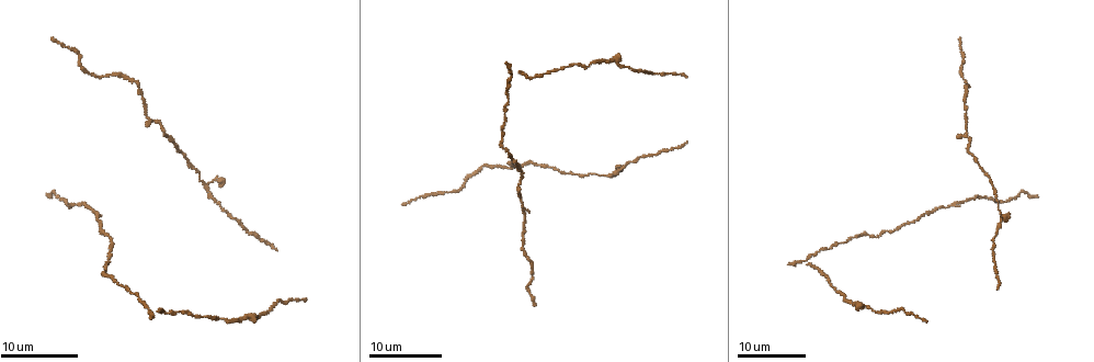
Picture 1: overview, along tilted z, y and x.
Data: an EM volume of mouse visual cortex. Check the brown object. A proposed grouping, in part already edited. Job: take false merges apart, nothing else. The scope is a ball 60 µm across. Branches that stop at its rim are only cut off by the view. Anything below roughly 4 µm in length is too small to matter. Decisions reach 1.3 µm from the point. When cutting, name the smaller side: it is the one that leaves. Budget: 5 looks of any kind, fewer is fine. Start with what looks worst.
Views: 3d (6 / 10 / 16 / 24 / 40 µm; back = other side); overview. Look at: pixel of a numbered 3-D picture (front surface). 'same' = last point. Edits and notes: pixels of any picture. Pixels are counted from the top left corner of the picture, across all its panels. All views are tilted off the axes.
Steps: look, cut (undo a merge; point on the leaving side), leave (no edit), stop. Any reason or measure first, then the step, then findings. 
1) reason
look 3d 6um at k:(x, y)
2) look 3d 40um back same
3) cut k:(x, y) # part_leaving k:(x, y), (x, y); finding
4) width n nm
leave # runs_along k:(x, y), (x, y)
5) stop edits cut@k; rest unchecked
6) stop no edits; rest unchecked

thick turns thin
look 3d 16um at 1:(865, 305)

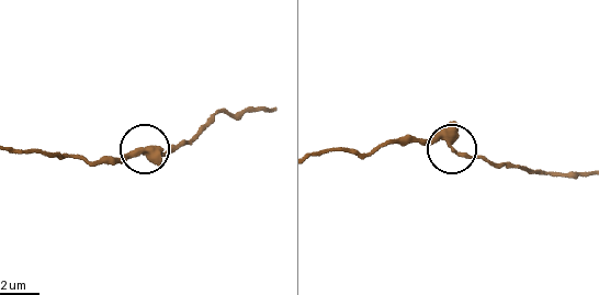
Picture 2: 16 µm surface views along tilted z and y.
closer look
look 3d 6um at 2:(458, 155)

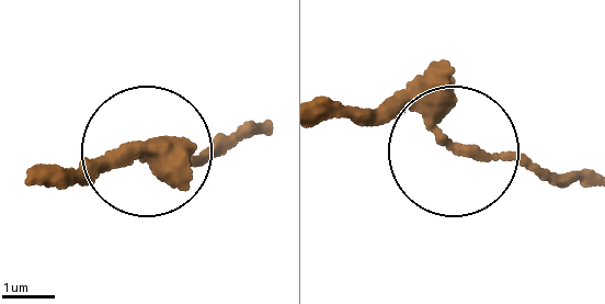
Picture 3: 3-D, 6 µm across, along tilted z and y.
width 190 nm
leave # one neuron here

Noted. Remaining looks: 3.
look 3d 16um at 1:(137, 88)

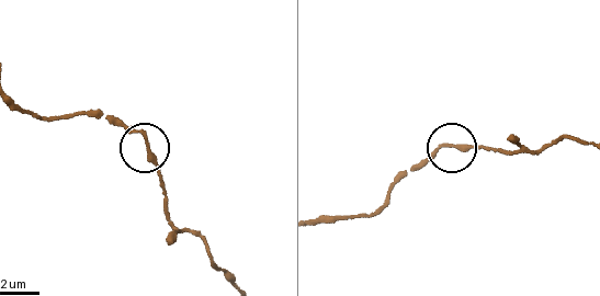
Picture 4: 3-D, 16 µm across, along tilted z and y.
zoom in
look 3d 10um at 4:(146, 145)

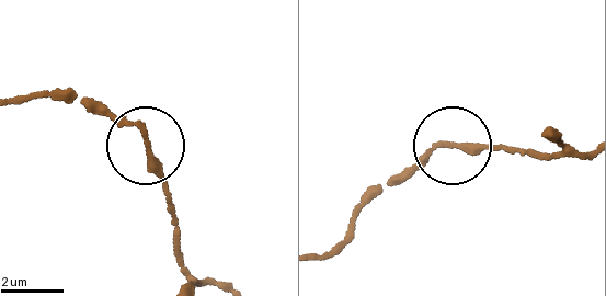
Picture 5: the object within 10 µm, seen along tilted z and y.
width 220 nm
leave # runs_along 5:(581, 151), (546, 157), (509, 145), (447, 144), (381, 189); one neuron here

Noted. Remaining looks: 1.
stop no edits; rest unchecked

